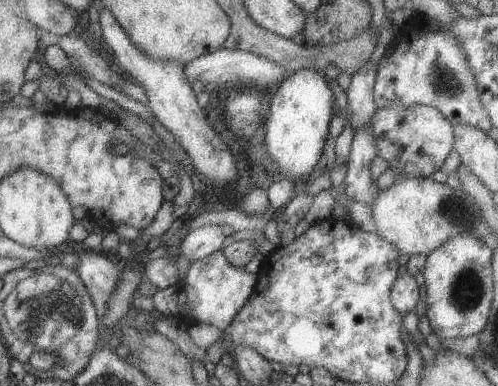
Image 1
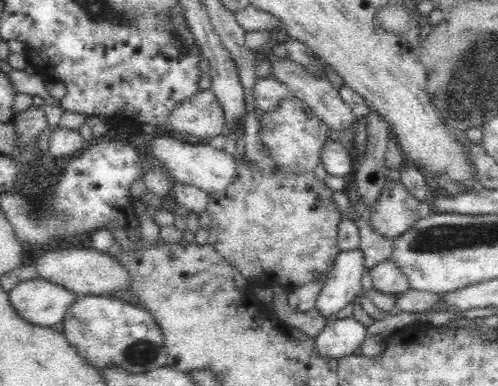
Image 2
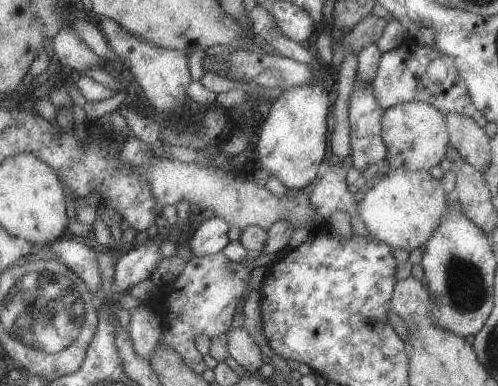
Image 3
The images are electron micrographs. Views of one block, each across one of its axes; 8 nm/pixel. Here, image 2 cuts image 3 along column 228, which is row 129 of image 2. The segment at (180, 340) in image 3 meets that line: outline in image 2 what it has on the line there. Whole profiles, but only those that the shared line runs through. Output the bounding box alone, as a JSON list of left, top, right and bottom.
[258,96,330,172]

